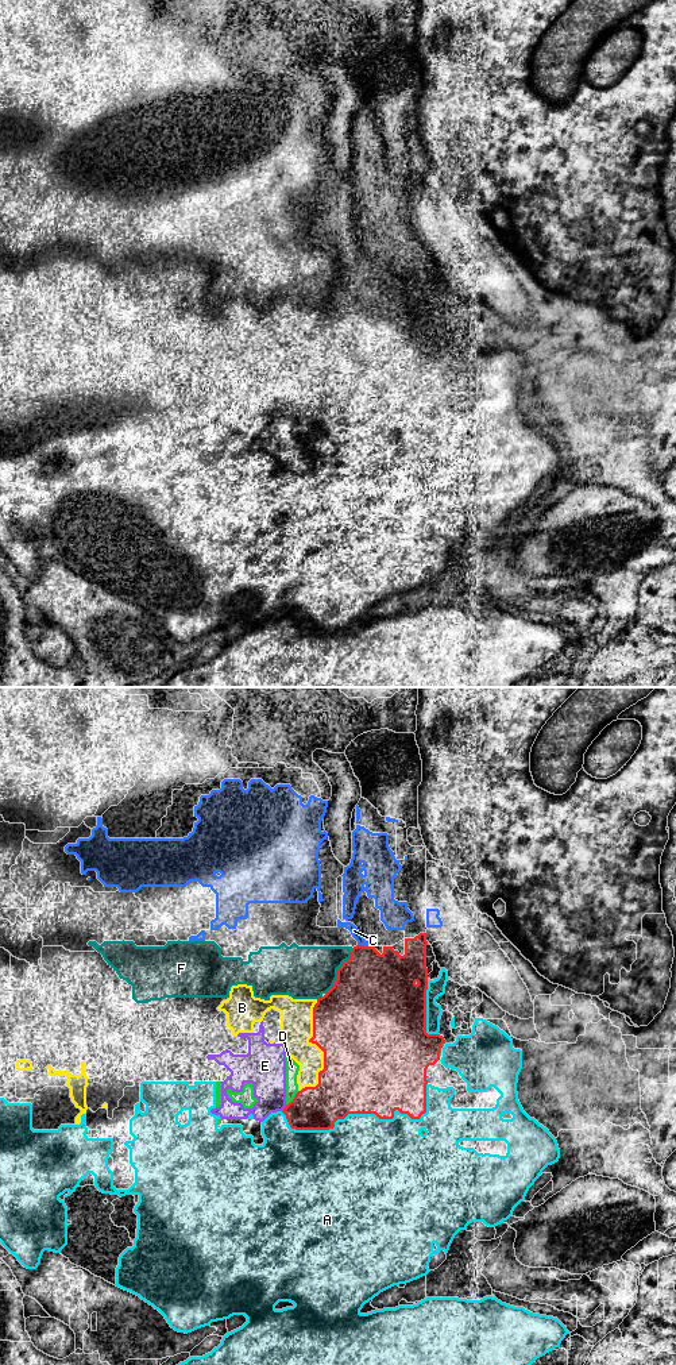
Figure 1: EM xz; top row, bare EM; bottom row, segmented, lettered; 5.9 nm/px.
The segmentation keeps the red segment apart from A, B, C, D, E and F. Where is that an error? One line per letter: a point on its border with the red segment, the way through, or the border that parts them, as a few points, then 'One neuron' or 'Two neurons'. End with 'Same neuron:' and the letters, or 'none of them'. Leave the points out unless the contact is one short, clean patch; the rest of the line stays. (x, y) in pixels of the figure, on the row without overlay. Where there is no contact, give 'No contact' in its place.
A: Touches red at xz (364, 421). One neuron
B: Touches red at xz (321, 358). One neuron
C: Touches red at xz (364, 255). One neuron
D: Touches red at xz (294, 407). One neuron
E: Touches red at xz (284, 417). One neuron
F: Touches red at xz (338, 280). One neuron
Same neuron: A, B, C, D, E, F

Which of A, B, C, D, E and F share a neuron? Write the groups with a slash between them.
A B C D E F

